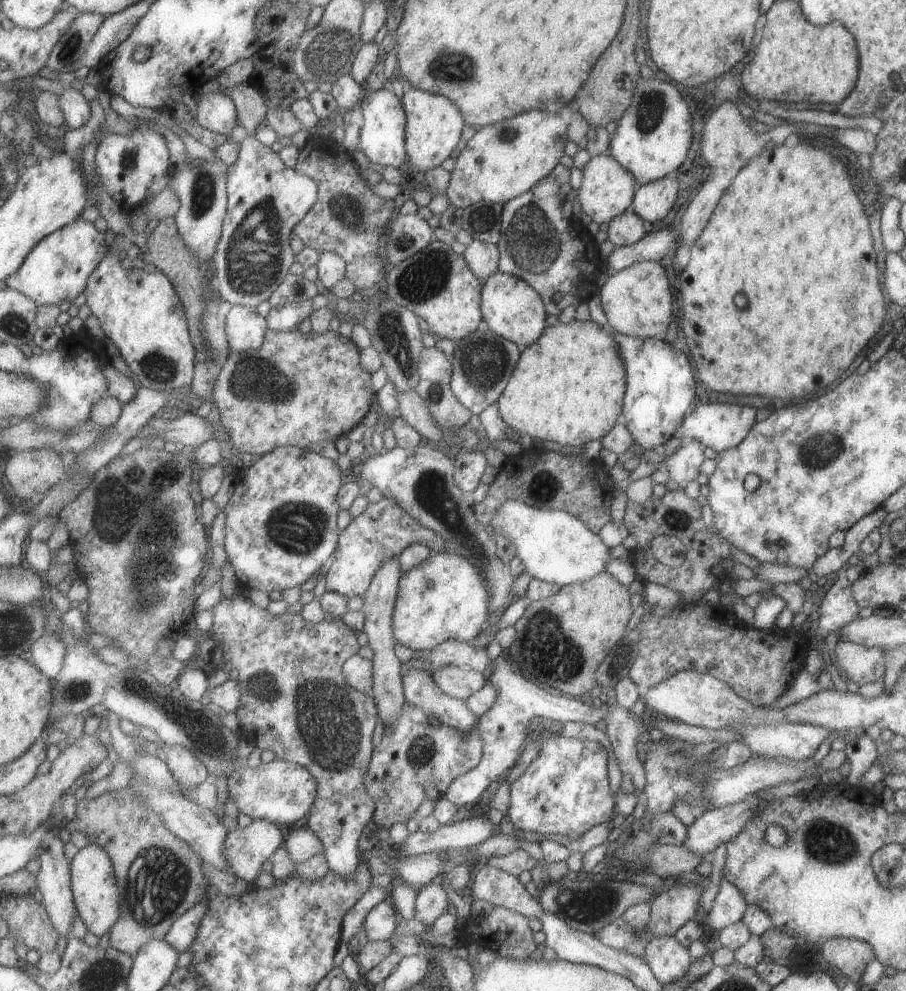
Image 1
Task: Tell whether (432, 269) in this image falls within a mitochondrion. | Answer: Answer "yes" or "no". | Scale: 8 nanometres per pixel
yes

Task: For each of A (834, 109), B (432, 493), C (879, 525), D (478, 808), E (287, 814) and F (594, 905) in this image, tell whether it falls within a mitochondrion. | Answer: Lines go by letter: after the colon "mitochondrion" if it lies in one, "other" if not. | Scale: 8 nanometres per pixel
A: other
B: mitochondrion
C: other
D: other
E: other
F: mitochondrion

